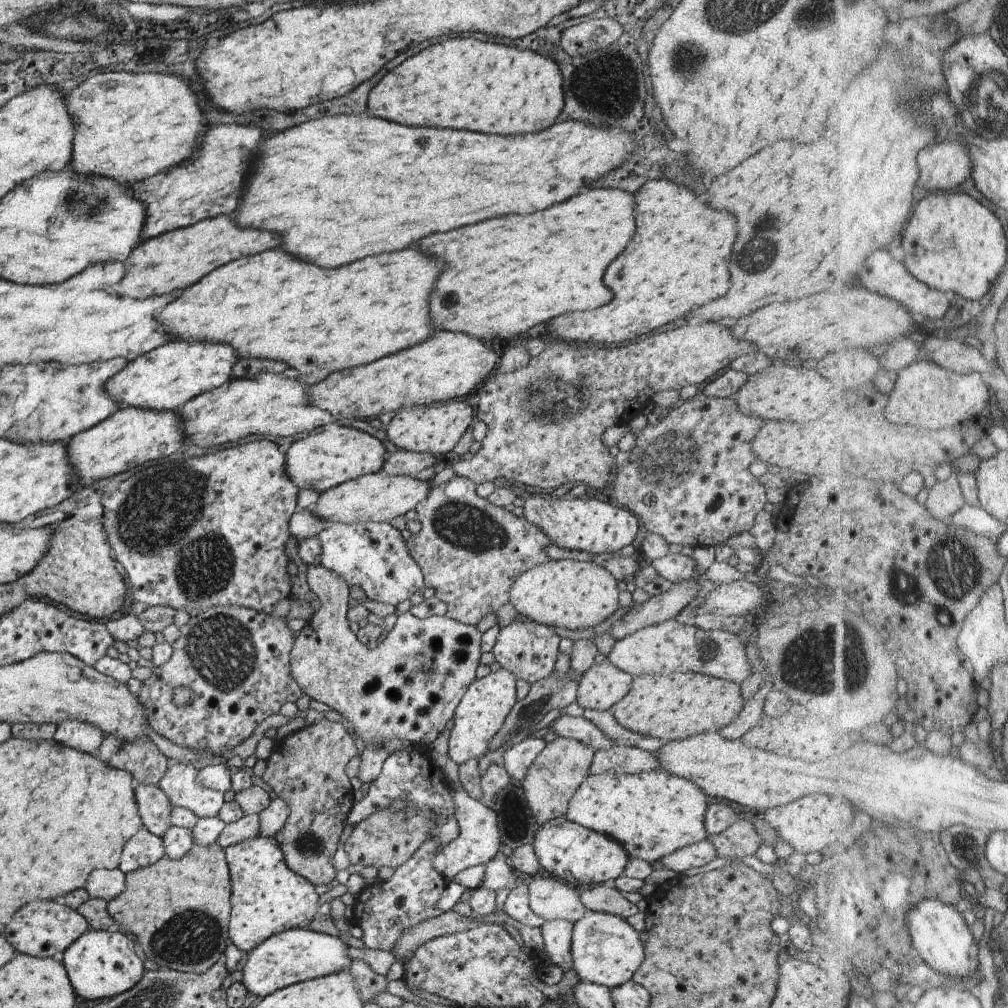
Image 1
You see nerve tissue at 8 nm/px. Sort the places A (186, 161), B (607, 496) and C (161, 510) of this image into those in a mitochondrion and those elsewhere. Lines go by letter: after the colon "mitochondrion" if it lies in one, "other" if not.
A: other
B: other
C: mitochondrion

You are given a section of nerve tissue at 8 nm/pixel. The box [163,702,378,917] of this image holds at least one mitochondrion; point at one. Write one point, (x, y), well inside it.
(310, 844)

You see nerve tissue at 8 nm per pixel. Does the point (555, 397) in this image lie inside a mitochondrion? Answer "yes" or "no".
yes

